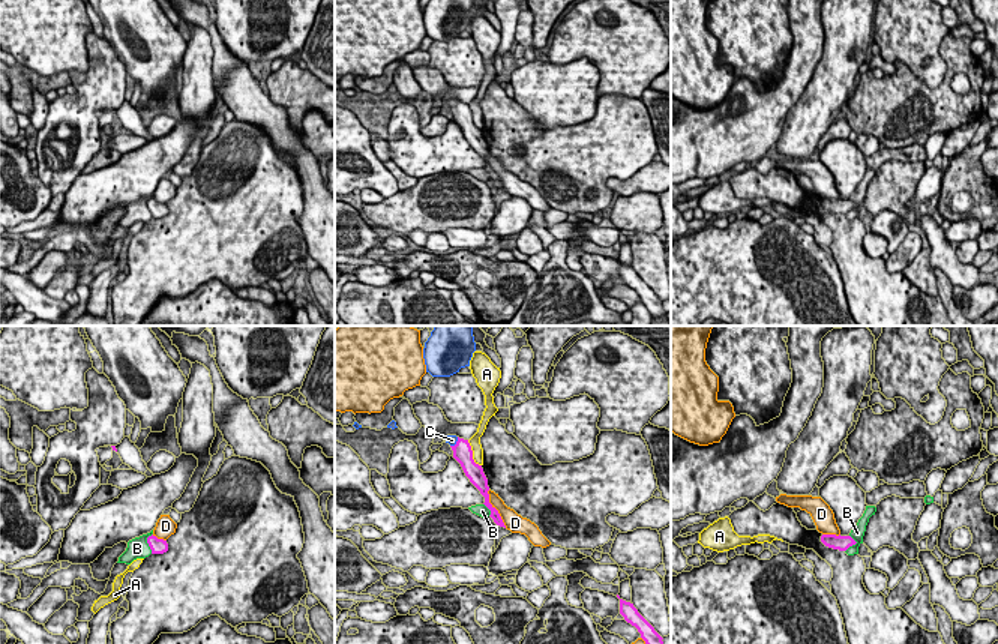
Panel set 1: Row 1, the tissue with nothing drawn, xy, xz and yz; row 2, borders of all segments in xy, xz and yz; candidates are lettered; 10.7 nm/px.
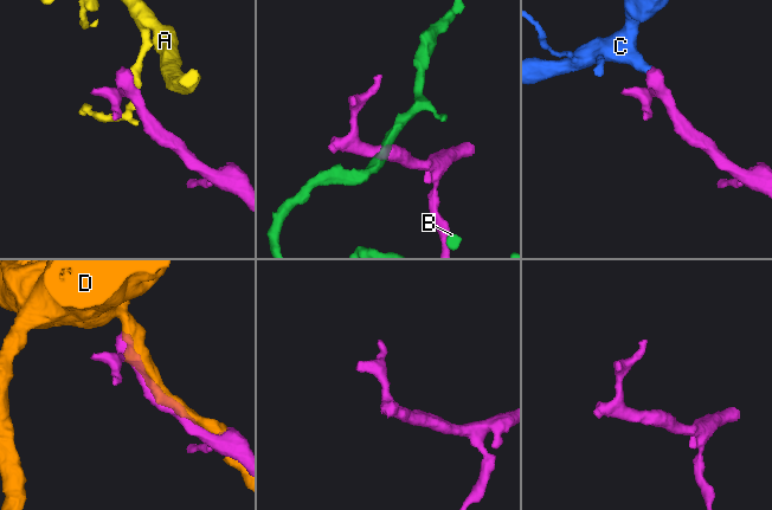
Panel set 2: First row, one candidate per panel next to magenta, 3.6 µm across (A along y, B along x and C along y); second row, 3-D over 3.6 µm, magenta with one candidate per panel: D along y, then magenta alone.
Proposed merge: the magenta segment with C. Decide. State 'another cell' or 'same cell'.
same cell

